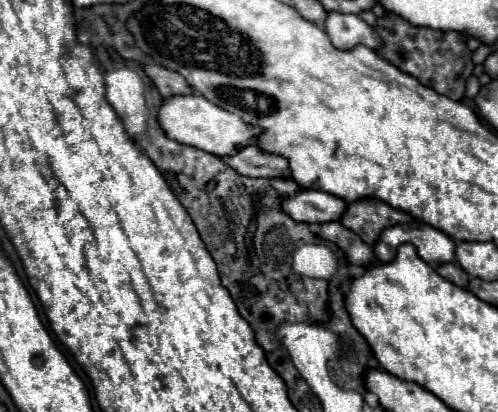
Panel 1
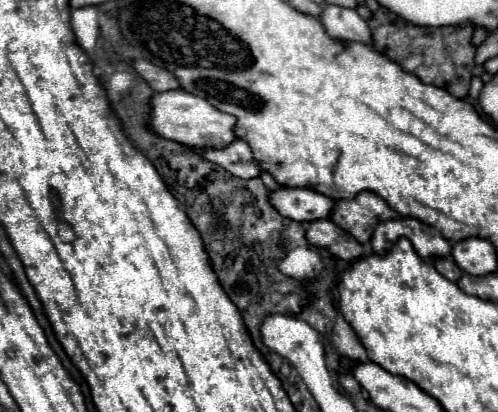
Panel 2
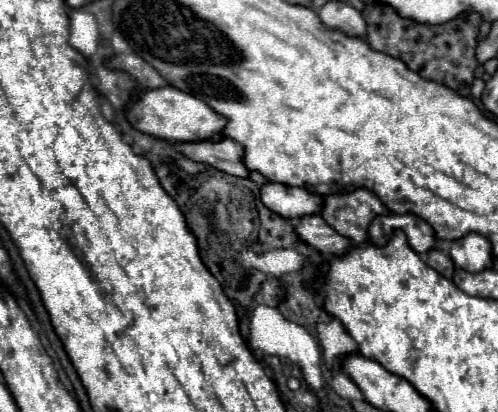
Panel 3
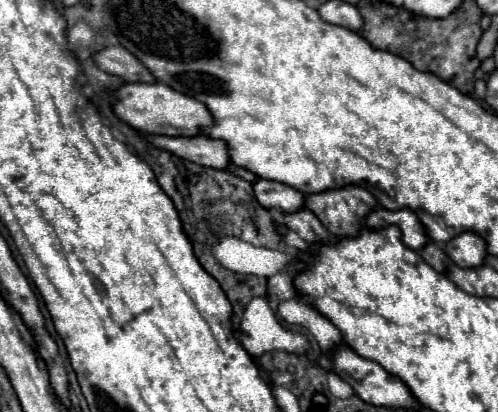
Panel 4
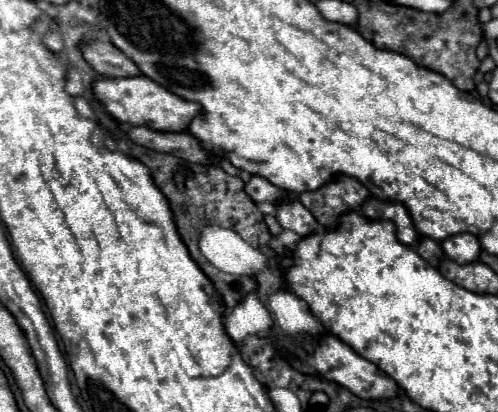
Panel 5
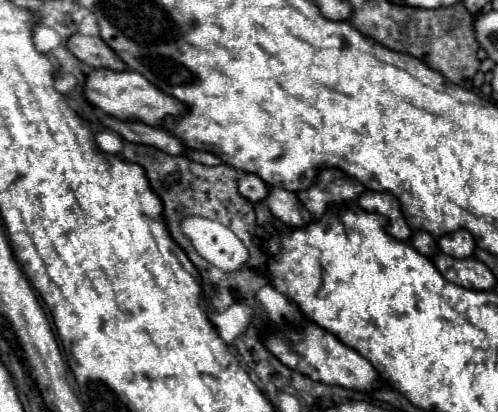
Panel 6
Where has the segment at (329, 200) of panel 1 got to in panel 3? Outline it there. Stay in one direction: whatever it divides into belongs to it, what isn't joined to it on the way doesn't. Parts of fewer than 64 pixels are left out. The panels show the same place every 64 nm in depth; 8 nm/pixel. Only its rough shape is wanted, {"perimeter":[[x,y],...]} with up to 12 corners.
{"perimeter":[[276,182],[262,186],[268,208],[288,220],[320,214],[324,198]]}

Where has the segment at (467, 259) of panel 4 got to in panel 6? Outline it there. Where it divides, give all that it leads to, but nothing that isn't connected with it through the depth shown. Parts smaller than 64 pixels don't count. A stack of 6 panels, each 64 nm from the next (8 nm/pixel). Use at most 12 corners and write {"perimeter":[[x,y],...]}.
{"perimeter":[[458,230],[438,240],[444,254],[468,258],[476,240],[470,232]]}

